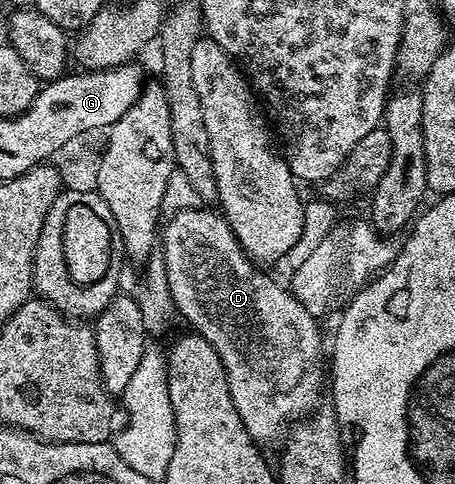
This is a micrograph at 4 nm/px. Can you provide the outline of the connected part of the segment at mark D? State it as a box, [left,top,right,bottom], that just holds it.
[162,206,326,446]

